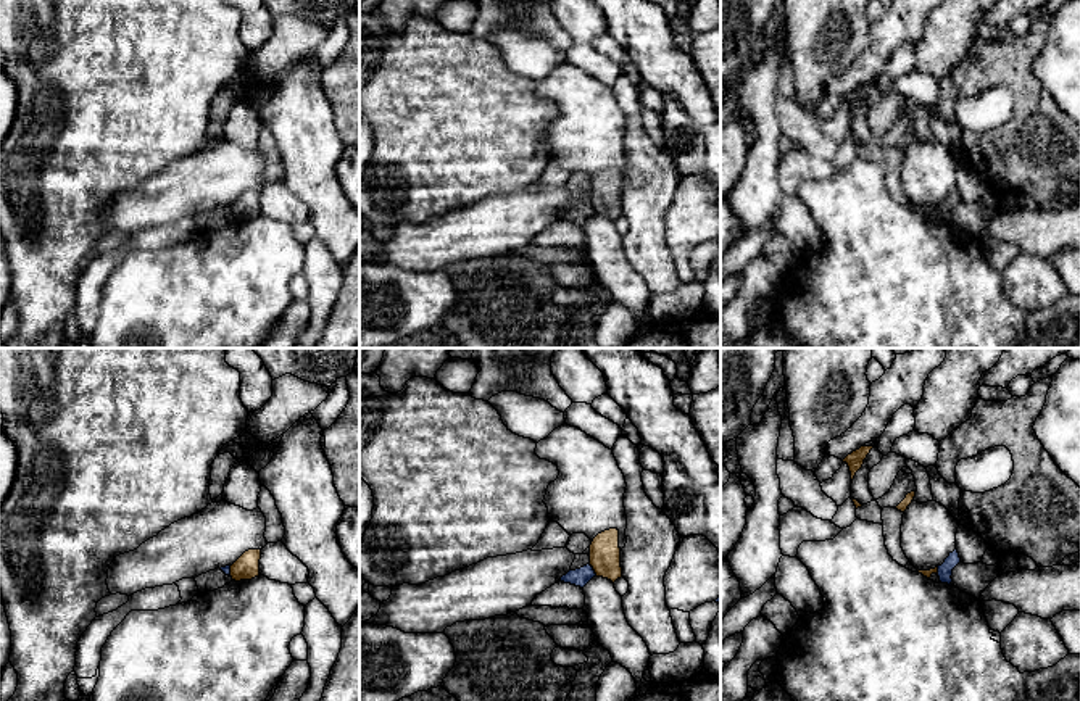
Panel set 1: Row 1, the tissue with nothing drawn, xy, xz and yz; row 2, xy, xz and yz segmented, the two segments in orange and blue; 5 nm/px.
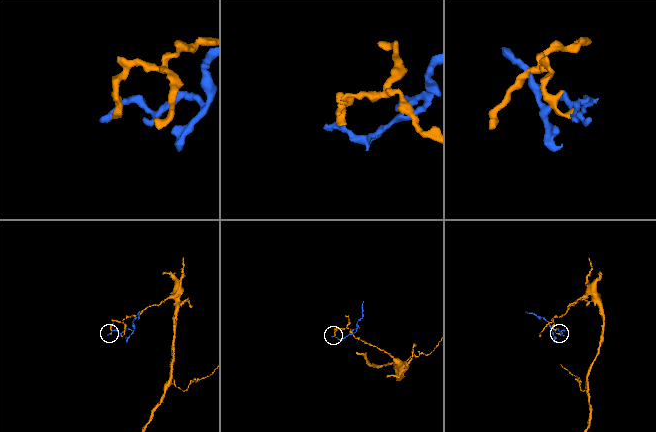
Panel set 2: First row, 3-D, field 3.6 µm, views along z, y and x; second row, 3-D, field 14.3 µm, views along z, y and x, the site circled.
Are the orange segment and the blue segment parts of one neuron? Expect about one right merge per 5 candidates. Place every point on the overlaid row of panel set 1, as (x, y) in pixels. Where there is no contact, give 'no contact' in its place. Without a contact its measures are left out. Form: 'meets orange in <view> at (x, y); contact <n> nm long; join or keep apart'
meets orange in xz at (594, 569); contact 80 nm long; keep apart

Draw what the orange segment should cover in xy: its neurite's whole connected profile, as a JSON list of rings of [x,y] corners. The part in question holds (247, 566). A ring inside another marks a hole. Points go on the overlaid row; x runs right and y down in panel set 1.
[[[261,550],[245,551],[232,566],[231,577],[235,582],[251,580],[260,575]]]

